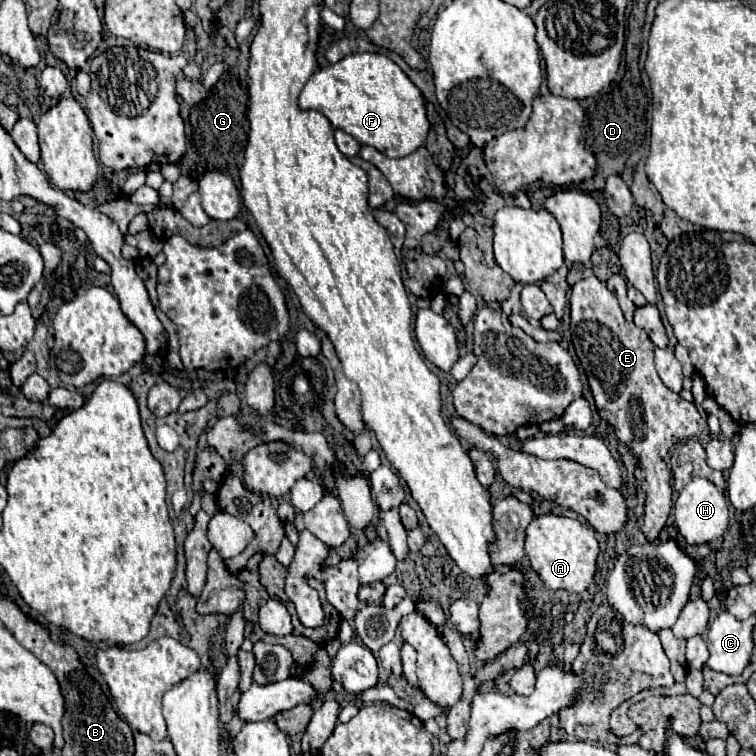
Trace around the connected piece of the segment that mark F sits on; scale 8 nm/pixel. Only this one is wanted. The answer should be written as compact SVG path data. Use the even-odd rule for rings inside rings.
M352 53L336 65L316 71L300 93L300 109L324 113L336 129L344 129L360 145L370 145L388 157L414 153L430 131L420 89L394 61L378 53Z

